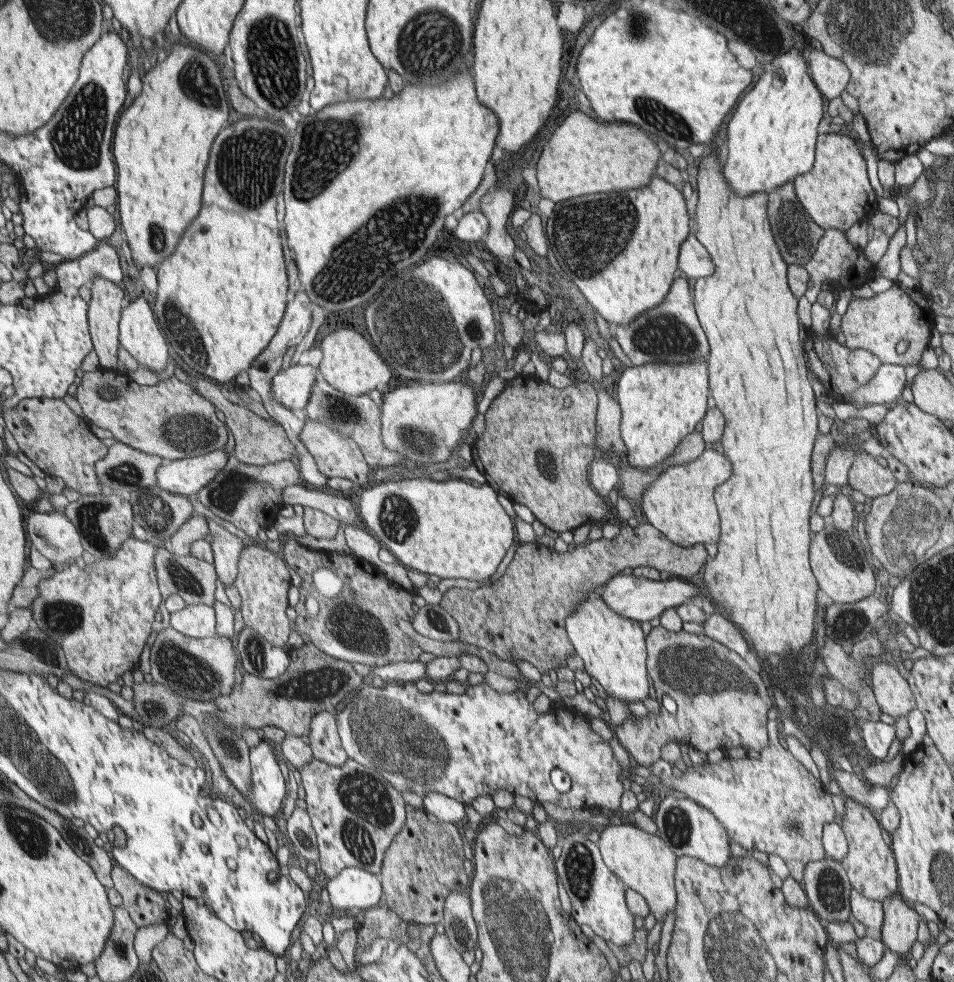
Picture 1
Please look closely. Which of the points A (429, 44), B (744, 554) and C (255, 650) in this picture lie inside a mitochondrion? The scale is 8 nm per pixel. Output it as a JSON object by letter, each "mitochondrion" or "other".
{"A":"mitochondrion","B":"other","C":"mitochondrion"}

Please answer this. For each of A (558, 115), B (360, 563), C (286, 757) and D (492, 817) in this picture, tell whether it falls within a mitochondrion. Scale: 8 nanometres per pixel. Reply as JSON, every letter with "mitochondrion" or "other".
{"A":"other","B":"other","C":"other","D":"other"}

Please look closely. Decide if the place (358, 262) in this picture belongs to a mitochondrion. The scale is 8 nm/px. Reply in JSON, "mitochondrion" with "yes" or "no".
{"mitochondrion":"yes"}

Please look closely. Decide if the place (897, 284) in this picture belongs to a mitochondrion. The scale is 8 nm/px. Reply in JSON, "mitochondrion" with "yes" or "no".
{"mitochondrion":"no"}

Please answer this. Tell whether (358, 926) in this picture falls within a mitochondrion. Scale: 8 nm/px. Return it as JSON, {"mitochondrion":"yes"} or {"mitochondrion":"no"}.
{"mitochondrion":"no"}

